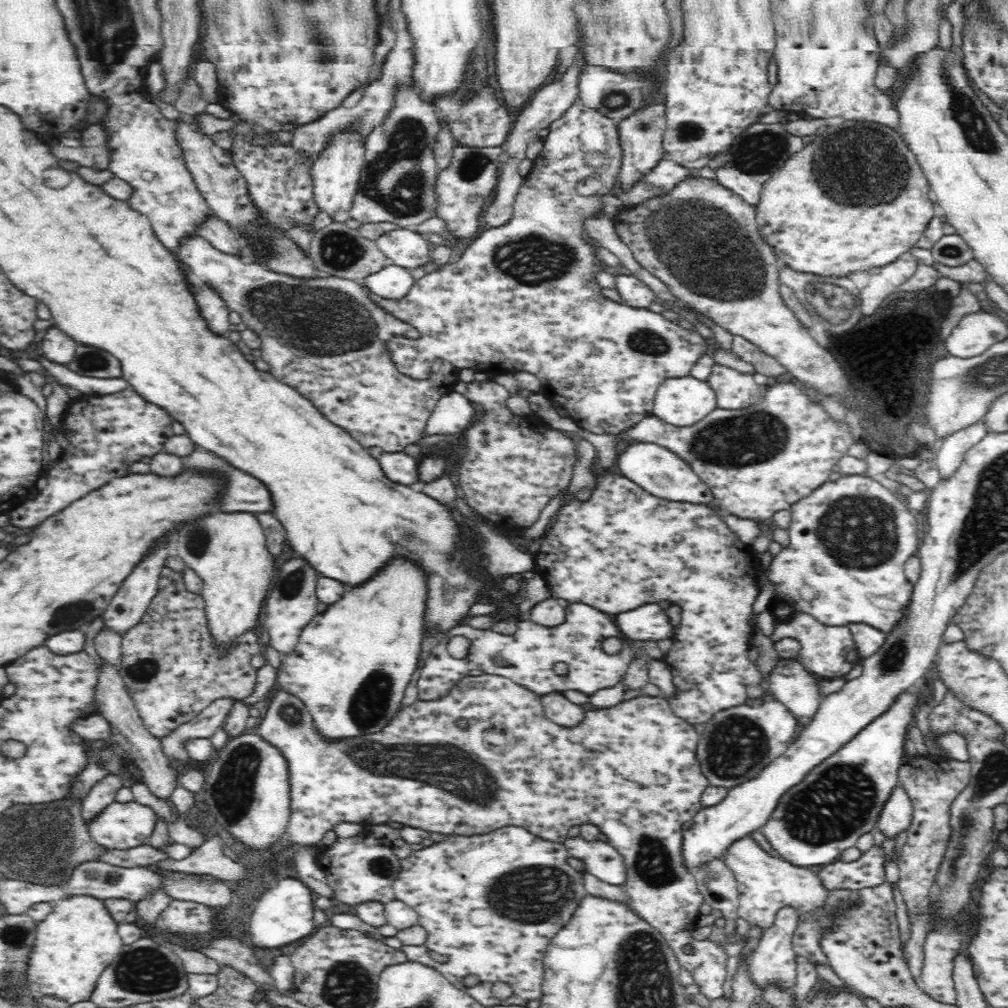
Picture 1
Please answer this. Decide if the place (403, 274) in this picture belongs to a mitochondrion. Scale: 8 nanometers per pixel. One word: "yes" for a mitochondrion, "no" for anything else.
no

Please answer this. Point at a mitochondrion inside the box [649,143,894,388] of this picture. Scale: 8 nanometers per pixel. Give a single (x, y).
(815, 292)

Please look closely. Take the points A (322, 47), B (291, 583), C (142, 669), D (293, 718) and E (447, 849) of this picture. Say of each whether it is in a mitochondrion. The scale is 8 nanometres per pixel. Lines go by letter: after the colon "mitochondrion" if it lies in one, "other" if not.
A: mitochondrion
B: mitochondrion
C: mitochondrion
D: mitochondrion
E: other

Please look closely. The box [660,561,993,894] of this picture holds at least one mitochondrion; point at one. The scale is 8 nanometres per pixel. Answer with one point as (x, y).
(843, 799)

